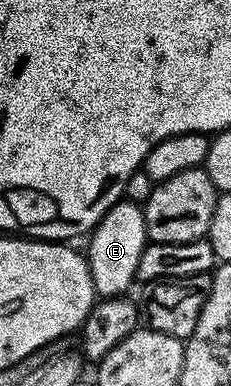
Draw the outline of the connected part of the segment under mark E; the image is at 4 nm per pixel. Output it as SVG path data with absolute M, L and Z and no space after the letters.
M119 201L111 205L89 236L90 248L85 248L86 262L90 264L95 292L103 300L127 294L134 279L139 278L138 266L146 252L146 217L143 208L131 201Z

